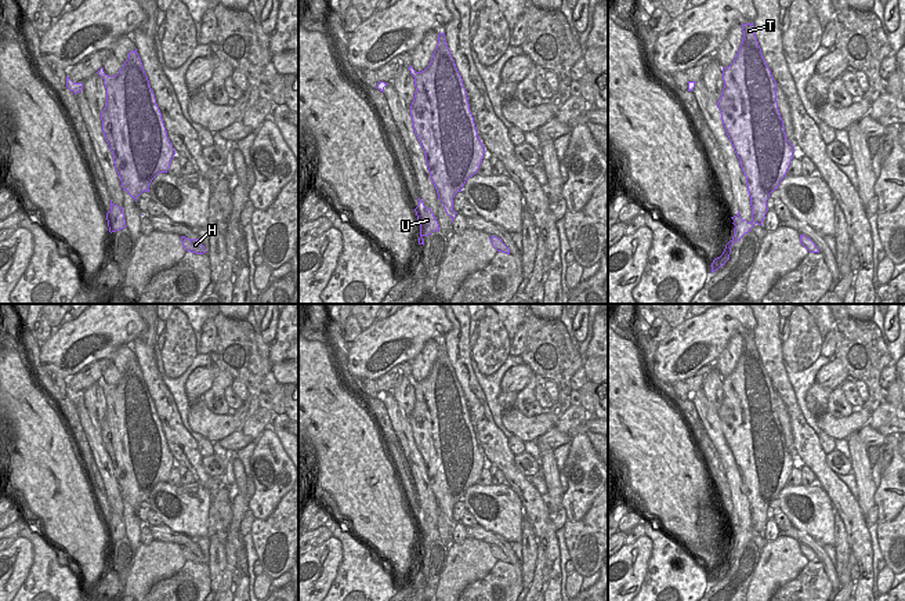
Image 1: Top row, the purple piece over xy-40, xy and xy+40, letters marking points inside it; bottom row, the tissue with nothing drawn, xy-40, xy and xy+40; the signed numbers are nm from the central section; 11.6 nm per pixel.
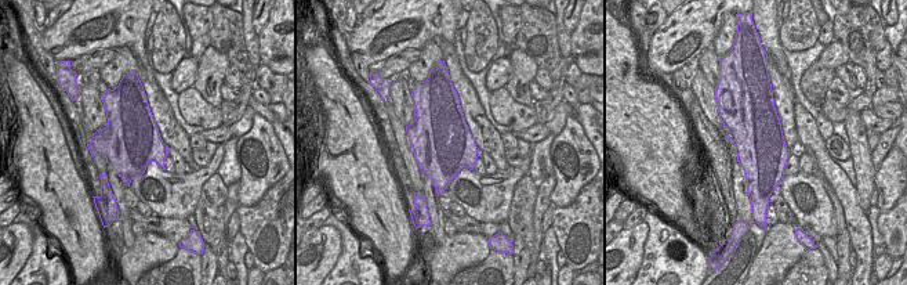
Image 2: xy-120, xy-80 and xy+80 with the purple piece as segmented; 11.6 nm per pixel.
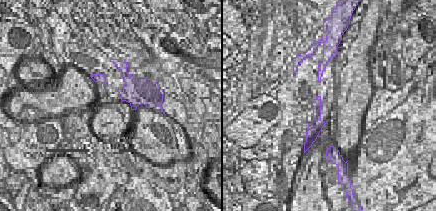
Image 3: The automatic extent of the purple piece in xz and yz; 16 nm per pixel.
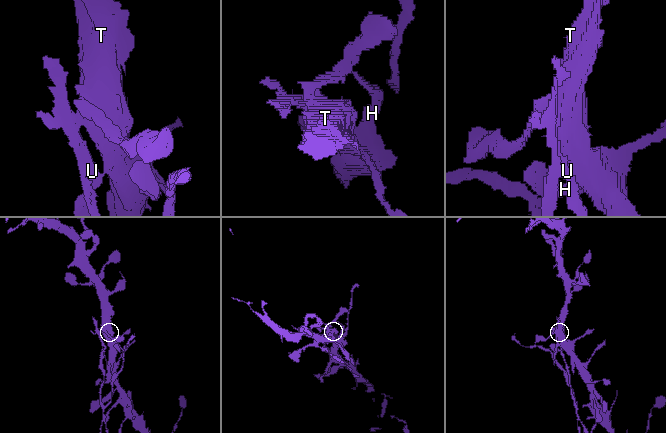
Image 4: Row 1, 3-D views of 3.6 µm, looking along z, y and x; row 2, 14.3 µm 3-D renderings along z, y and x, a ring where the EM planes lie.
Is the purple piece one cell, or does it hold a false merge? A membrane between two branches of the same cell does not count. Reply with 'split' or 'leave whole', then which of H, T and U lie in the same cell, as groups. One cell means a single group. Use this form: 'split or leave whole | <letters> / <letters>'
split | H T / U

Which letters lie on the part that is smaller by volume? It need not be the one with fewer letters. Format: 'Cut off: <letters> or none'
Cut off: U

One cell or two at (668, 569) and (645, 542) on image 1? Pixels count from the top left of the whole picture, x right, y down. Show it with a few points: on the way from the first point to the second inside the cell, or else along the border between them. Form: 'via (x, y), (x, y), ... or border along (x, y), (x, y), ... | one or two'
border along (647, 535), (651, 540), (651, 556), (643, 580) | two

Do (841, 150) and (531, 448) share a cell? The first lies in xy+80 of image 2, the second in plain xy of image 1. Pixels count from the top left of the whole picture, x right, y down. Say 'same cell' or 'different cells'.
different cells

